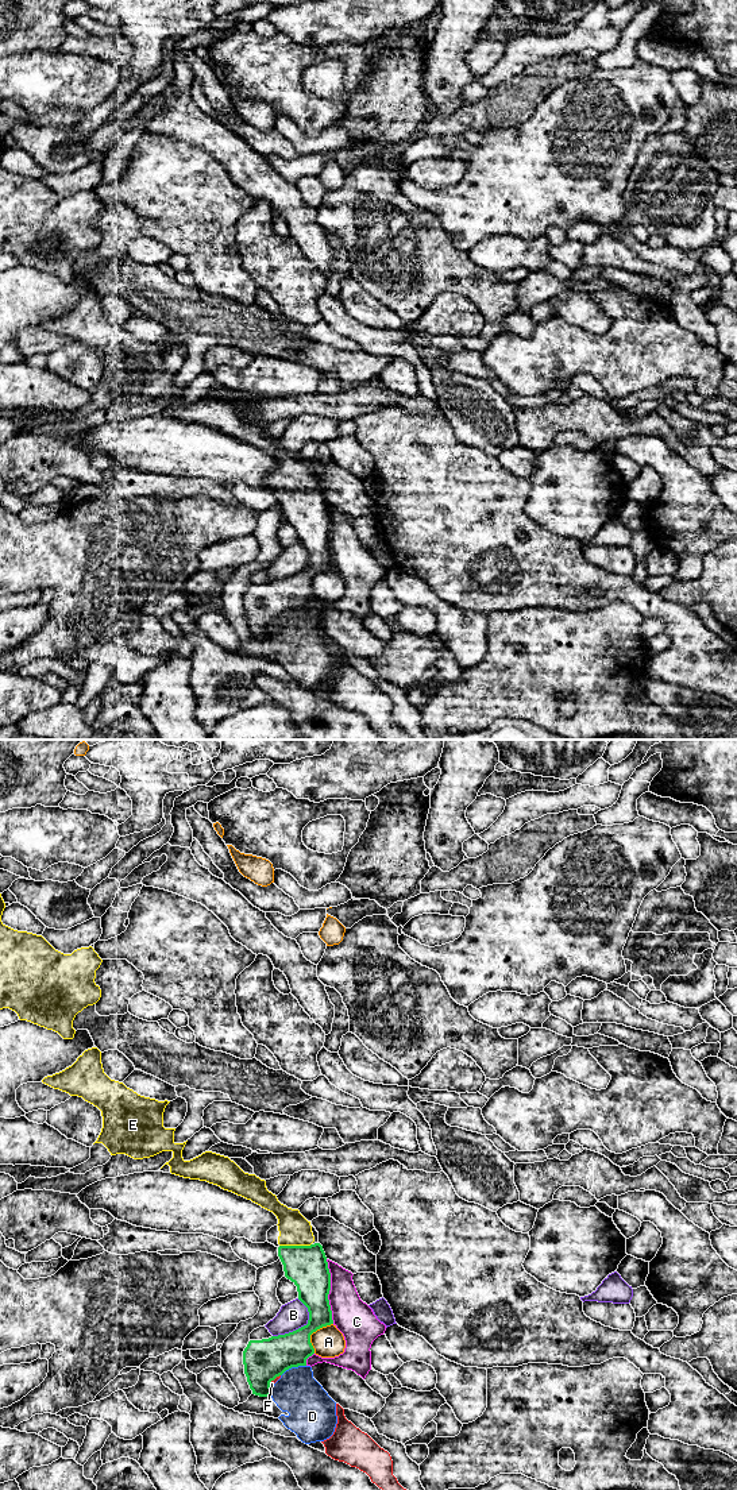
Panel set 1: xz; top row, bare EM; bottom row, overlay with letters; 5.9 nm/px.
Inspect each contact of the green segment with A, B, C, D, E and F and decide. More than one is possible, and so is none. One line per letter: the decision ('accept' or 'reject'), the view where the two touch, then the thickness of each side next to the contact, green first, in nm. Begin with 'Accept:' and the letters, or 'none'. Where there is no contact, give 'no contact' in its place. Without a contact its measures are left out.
Accept: E
A: reject | xz | 220/190 nm
B: reject | xz | 220/160 nm
C: reject | xz | 240/220 nm
D: reject | xz | 240/260 nm
E: accept | xz | 240/190 nm
F: reject | xz | 240/30 nm

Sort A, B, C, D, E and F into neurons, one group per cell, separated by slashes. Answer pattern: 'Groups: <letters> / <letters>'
Groups: A / B / C / D / E / F

